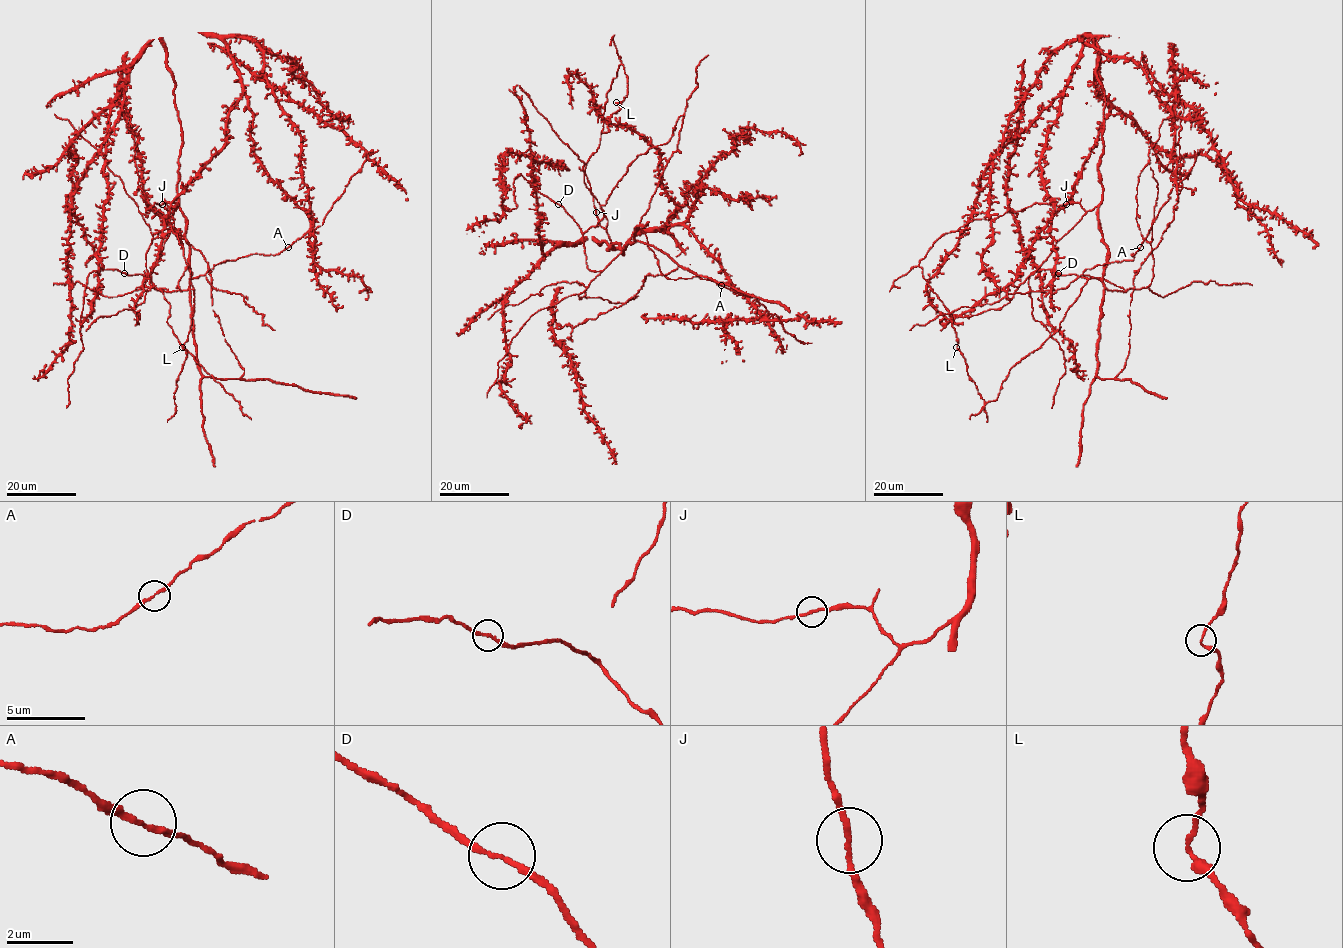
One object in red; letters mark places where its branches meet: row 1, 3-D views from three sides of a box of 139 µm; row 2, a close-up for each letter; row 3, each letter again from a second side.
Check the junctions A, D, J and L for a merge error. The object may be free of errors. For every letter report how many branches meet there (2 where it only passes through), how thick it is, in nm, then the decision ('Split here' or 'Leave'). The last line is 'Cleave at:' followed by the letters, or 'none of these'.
A: Branches: 2. Thickness 170 nm. Leave
D: Branches: 2. Thickness 170 nm. Leave
J: Branches: 2. Thickness 160 nm. Leave
L: Branches: 2. Thickness 160 nm. Leave
Cleave at: none of these

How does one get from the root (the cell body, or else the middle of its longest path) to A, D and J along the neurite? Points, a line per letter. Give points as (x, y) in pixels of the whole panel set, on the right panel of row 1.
A: (1099, 211), (1106, 267), (1100, 279), (1085, 276), (1098, 265), (1132, 261), (1131, 254), (1140, 248)
D: (1099, 211), (1099, 231), (1107, 248), (1103, 284), (1108, 290), (1126, 291), (1103, 278), (1058, 273)
J: (1099, 211), (1097, 206), (1085, 211), (1078, 203), (1066, 204)

